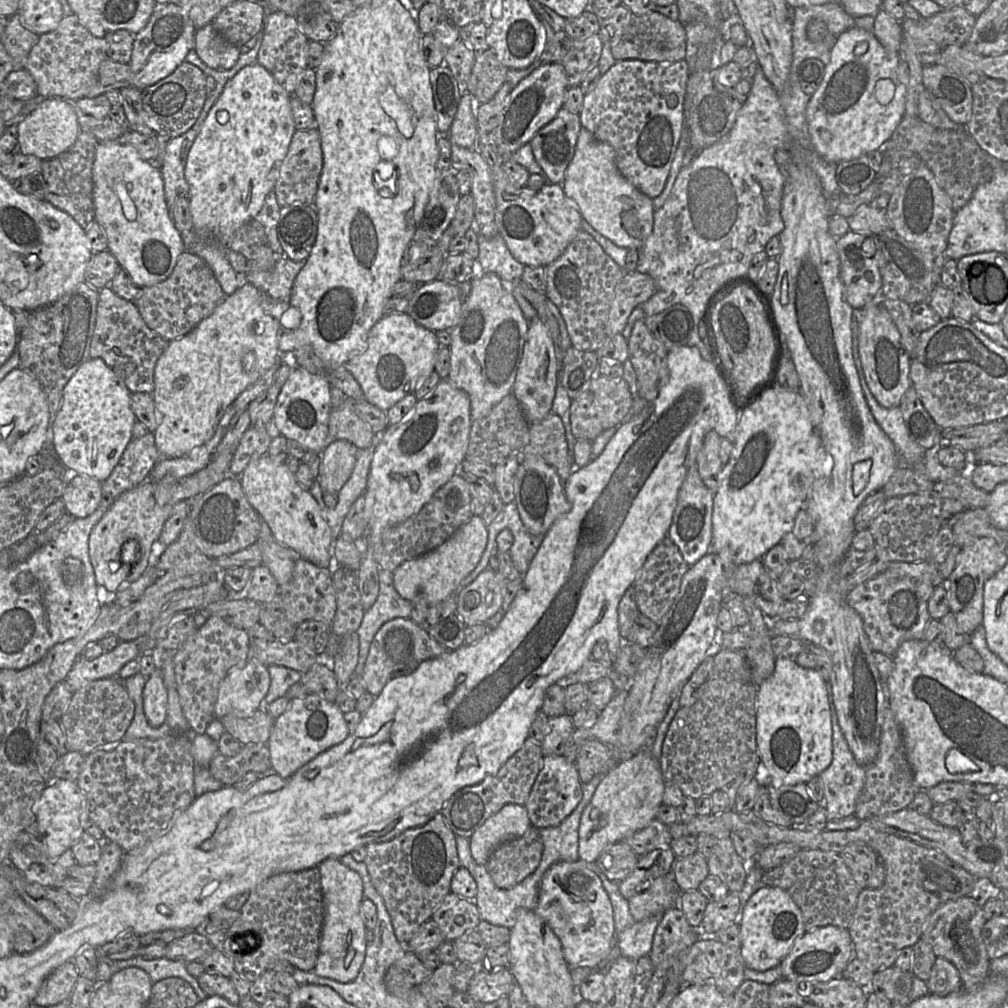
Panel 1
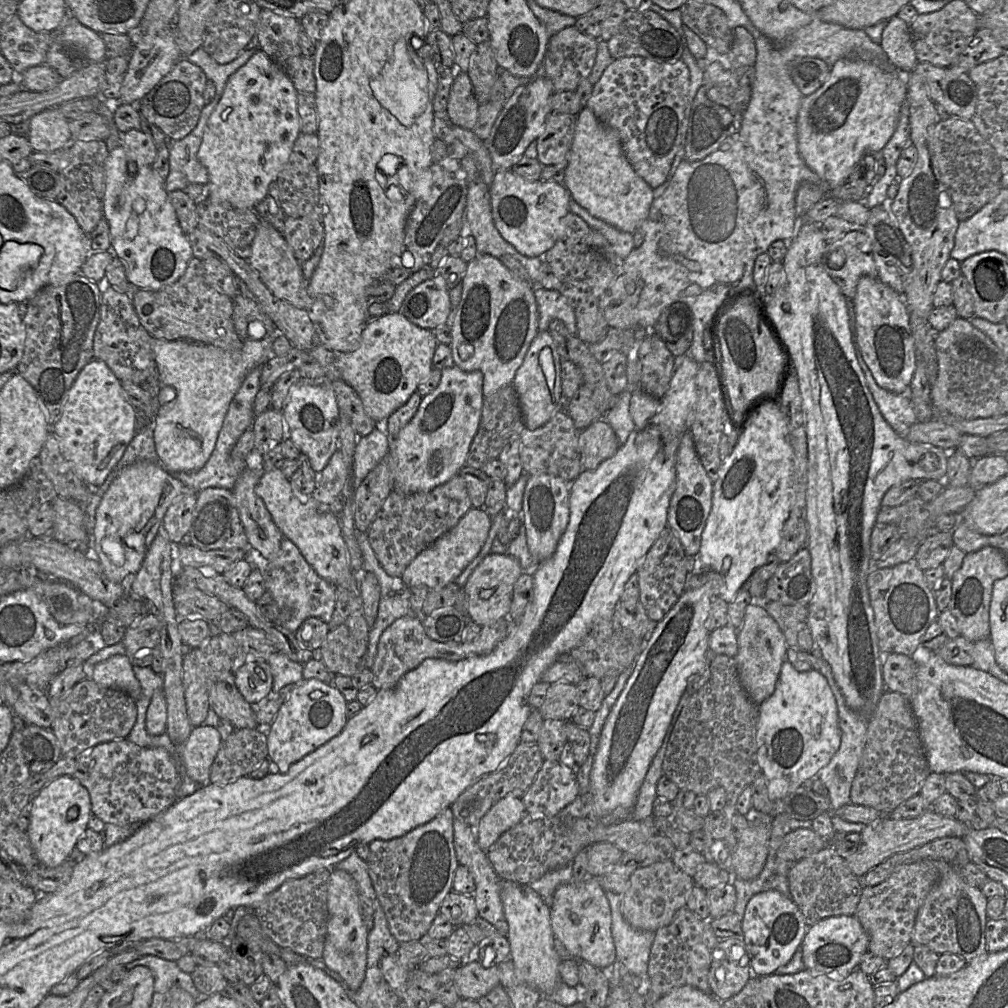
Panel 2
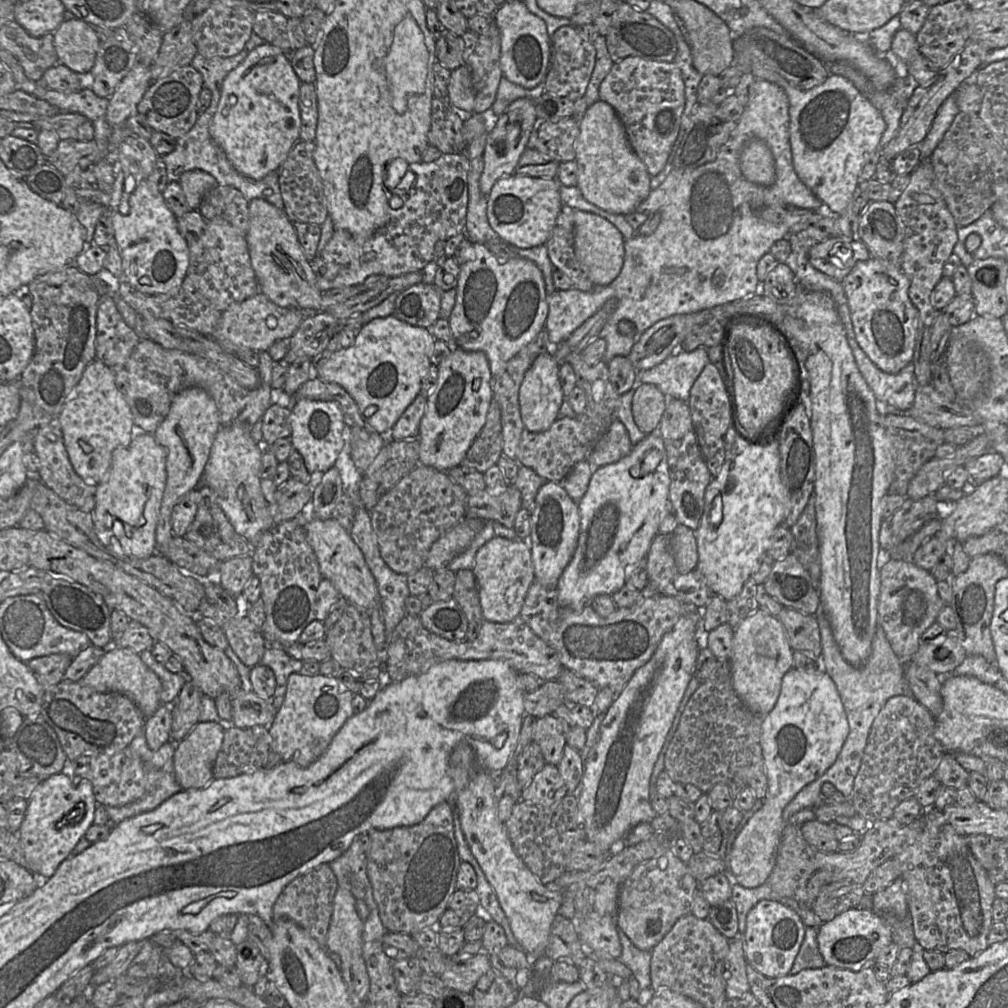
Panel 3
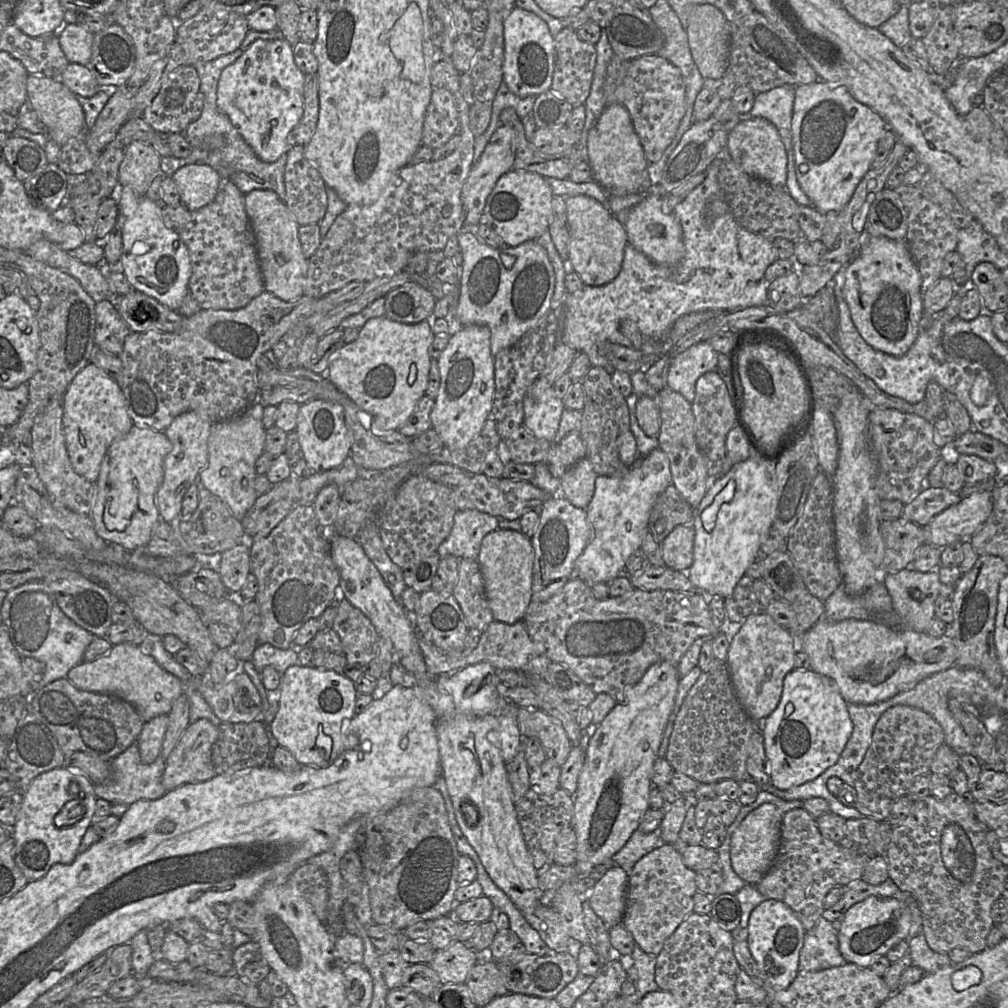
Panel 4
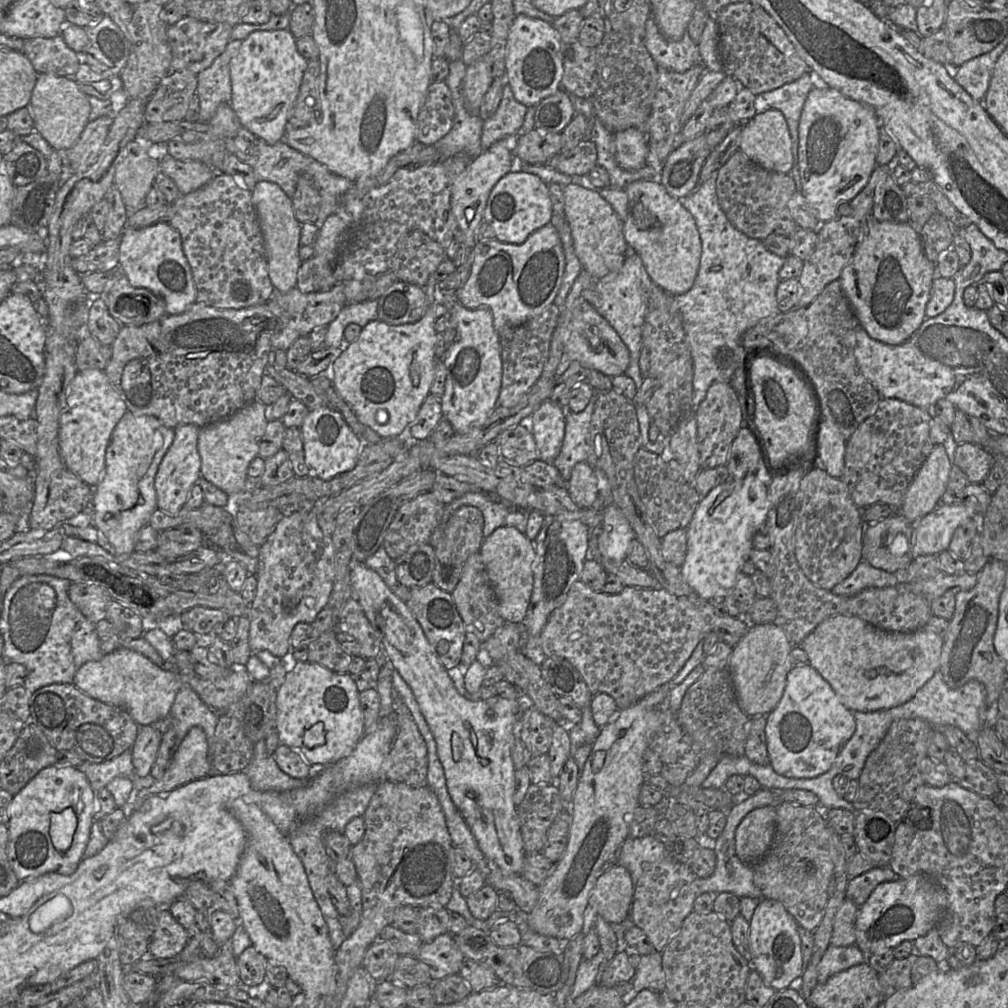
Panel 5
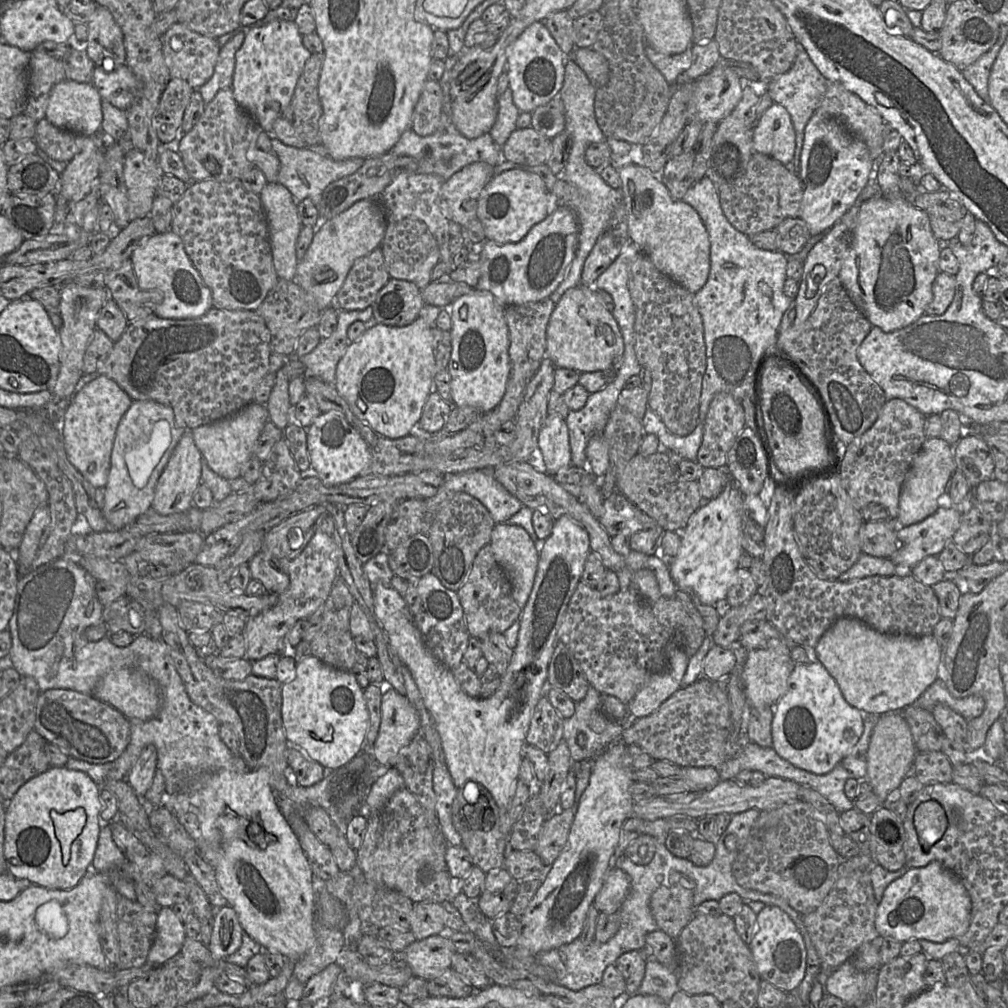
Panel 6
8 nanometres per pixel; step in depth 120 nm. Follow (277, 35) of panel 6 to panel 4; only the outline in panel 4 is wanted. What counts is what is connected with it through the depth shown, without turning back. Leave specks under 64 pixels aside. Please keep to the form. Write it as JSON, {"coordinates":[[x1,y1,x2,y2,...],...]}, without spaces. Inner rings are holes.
{"coordinates":[[282,37,274,40,255,40,235,62,221,72,217,87,217,106,262,161,275,162,290,148,288,135,303,113,304,80,305,74,294,62,293,46]]}

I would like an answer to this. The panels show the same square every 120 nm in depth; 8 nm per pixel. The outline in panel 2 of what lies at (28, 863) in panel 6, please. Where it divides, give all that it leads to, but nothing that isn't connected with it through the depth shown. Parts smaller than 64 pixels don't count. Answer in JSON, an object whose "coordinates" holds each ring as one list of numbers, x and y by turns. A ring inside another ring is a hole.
{"coordinates":[[63,775,41,788,33,796,29,808,30,823,26,833,34,853,40,865,55,868,70,857,77,841,88,828,92,812,89,792,73,776],[73,806,79,808,79,814,75,819,69,820,67,813]]}

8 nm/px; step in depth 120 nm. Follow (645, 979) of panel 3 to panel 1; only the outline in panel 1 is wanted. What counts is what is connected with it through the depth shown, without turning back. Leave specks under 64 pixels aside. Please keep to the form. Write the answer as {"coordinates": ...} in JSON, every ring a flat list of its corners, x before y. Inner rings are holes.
{"coordinates":[[588,863,591,869,601,880,613,908,615,939,620,948,621,956,634,962,650,954,655,930,663,915,652,916,641,921,635,921,630,913,628,900,619,892,618,884,610,881,596,866]]}

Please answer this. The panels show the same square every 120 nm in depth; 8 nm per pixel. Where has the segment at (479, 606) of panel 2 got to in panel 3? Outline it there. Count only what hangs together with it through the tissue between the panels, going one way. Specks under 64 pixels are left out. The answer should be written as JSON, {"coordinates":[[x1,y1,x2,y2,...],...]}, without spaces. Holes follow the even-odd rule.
{"coordinates":[[494,536,477,552,473,567,482,615,485,621,509,623,519,617,525,597,535,581,528,540,509,540]]}

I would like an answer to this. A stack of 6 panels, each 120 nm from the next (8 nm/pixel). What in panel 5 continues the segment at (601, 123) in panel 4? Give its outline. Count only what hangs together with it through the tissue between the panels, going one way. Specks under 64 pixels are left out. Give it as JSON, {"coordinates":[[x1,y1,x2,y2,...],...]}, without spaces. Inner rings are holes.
{"coordinates":[[628,128,614,134,615,158,625,170,637,171,643,168,648,153,648,138,638,128]]}

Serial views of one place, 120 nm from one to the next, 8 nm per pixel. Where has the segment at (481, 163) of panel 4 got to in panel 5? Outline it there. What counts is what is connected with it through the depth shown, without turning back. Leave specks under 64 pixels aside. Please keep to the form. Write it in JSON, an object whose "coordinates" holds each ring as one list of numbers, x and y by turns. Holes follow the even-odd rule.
{"coordinates":[[505,138,493,143,479,156,470,161,464,171,456,178,452,190,450,205,452,213,457,221,458,228,464,233,464,245,474,247,478,240,478,226,483,221,486,203,492,188,508,172,513,164,513,150,517,138],[466,208,474,209,471,220,465,216]]}

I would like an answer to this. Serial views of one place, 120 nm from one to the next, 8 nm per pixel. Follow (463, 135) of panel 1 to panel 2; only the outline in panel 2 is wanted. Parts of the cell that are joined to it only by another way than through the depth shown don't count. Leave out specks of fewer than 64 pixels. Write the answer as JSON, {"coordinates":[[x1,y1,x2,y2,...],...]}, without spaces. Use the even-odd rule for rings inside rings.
{"coordinates":[[456,72,447,104,450,120,461,128,473,130,477,123,478,107,468,73]]}

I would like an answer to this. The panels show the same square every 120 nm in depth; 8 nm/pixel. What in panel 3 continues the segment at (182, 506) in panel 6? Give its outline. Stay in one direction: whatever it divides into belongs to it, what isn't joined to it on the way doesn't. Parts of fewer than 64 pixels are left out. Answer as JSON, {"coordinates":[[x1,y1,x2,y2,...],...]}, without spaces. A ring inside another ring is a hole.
{"coordinates":[[191,387,178,393,169,412,153,433,166,450,167,480,156,527,156,553,166,557,172,533,171,515,174,506,190,490,198,488,210,451,221,427,218,408,212,397,202,388]]}

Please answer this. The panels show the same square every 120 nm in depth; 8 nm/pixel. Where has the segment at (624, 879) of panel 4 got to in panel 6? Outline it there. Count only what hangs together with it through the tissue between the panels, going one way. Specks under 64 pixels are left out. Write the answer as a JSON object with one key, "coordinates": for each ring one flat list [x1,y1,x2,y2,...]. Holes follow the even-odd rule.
{"coordinates":[[611,867,596,894,593,905,599,912,617,912,630,891,630,877,617,867]]}

